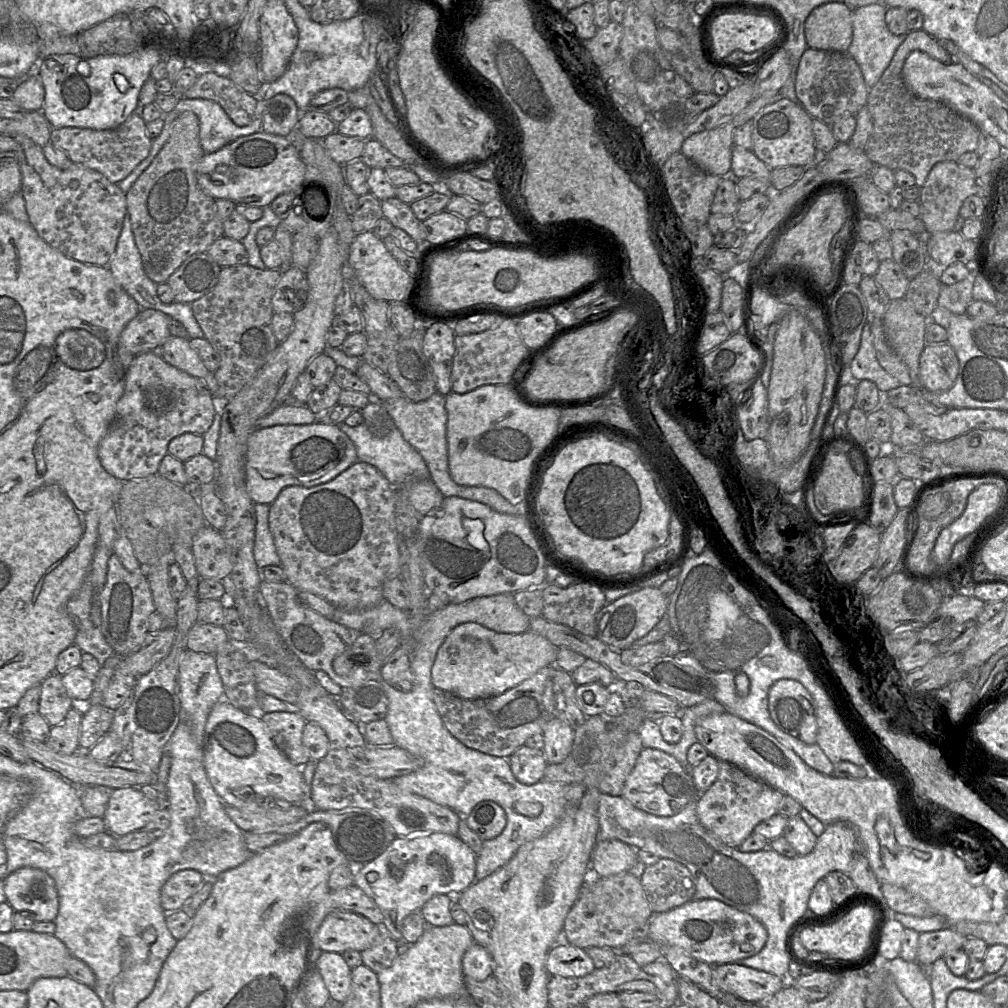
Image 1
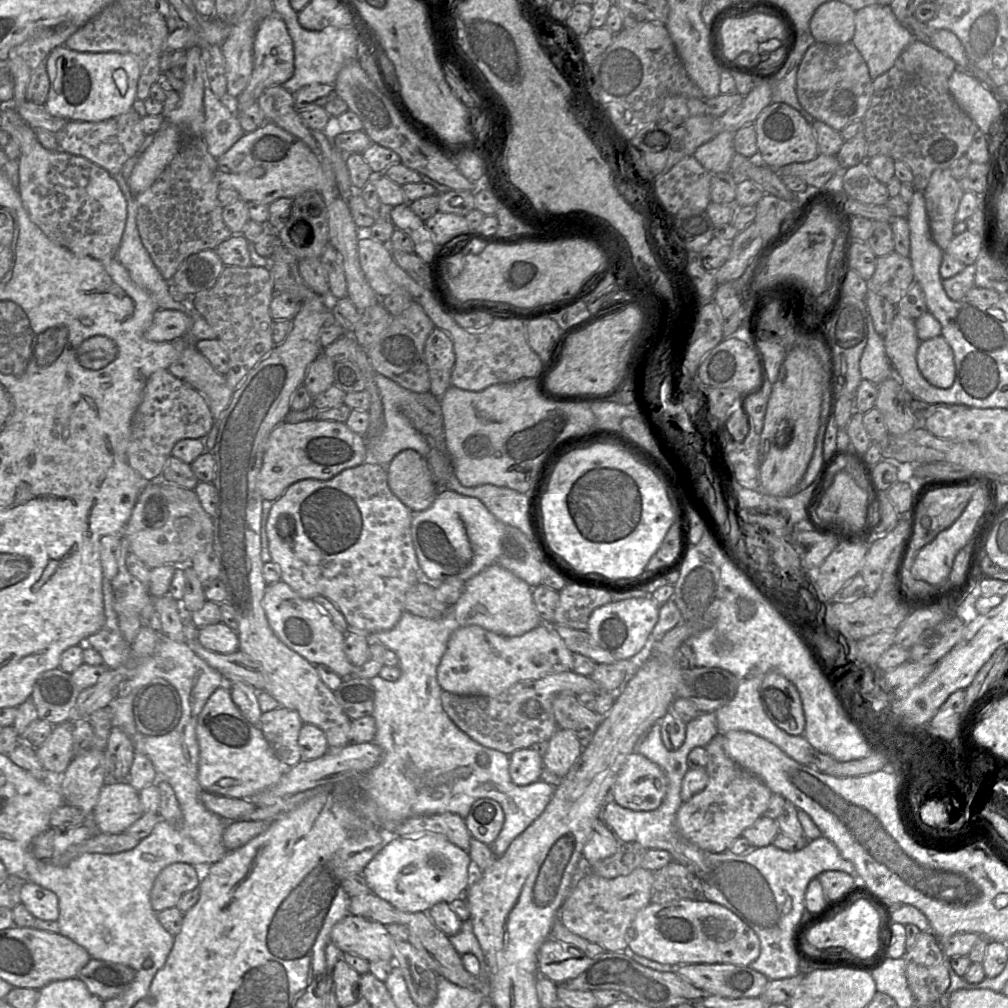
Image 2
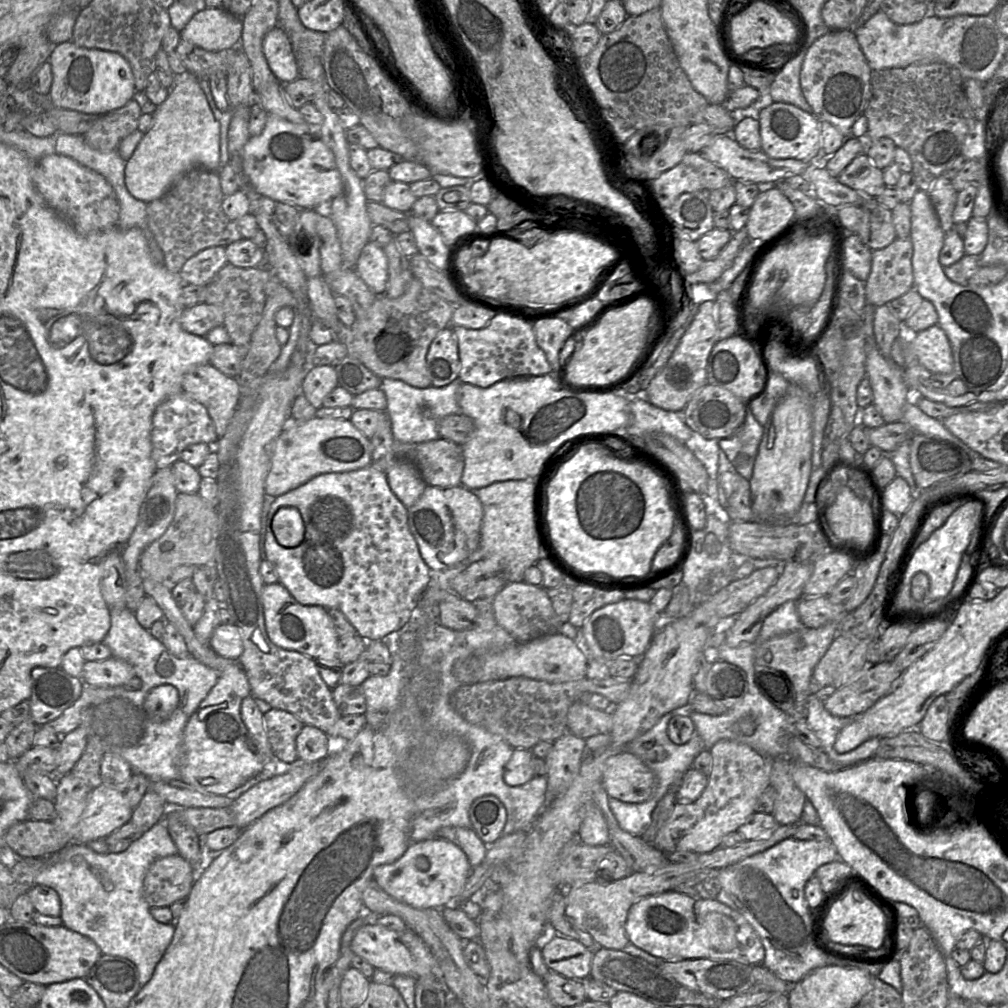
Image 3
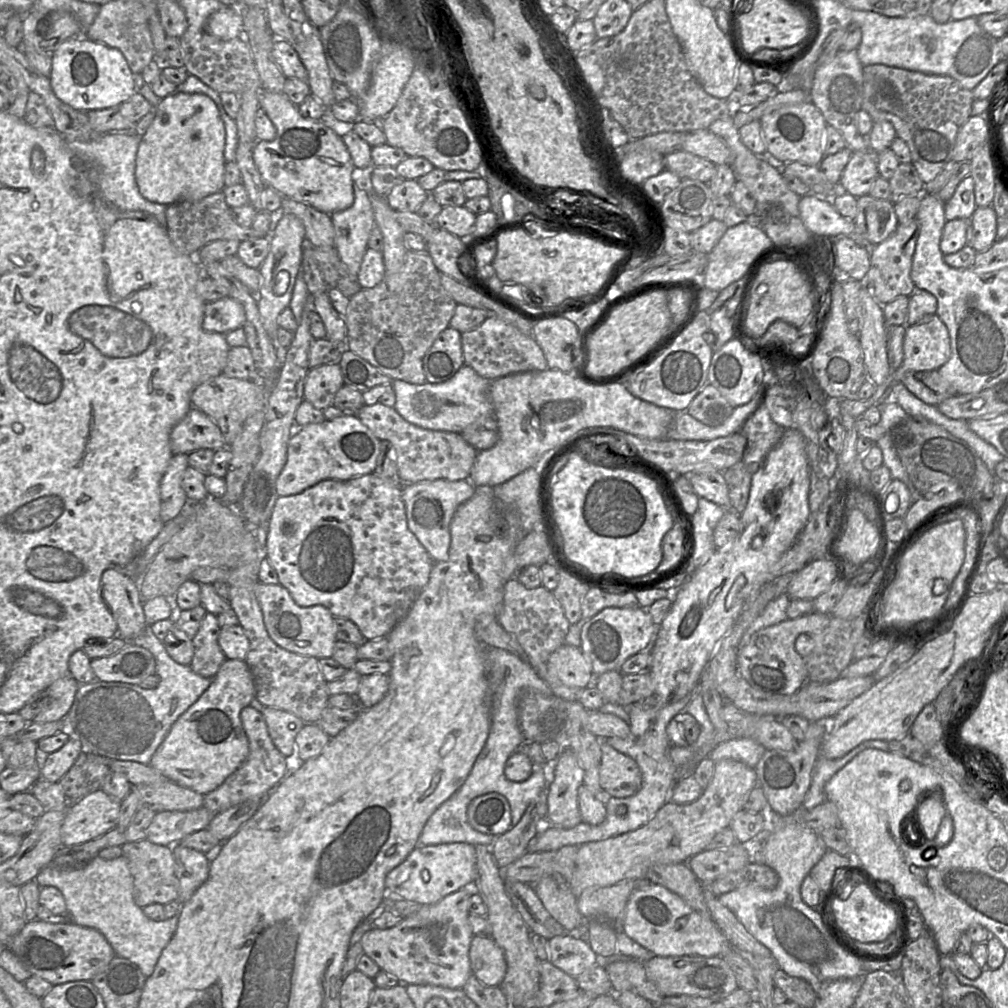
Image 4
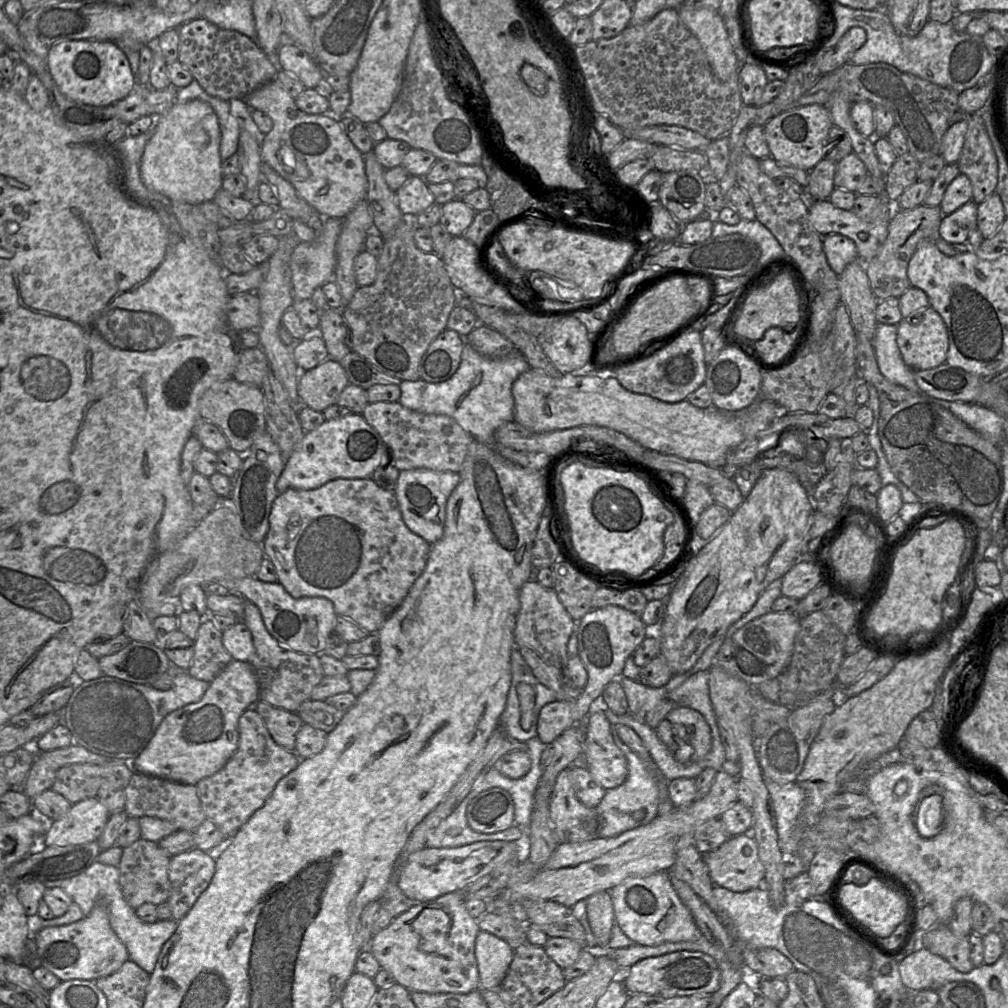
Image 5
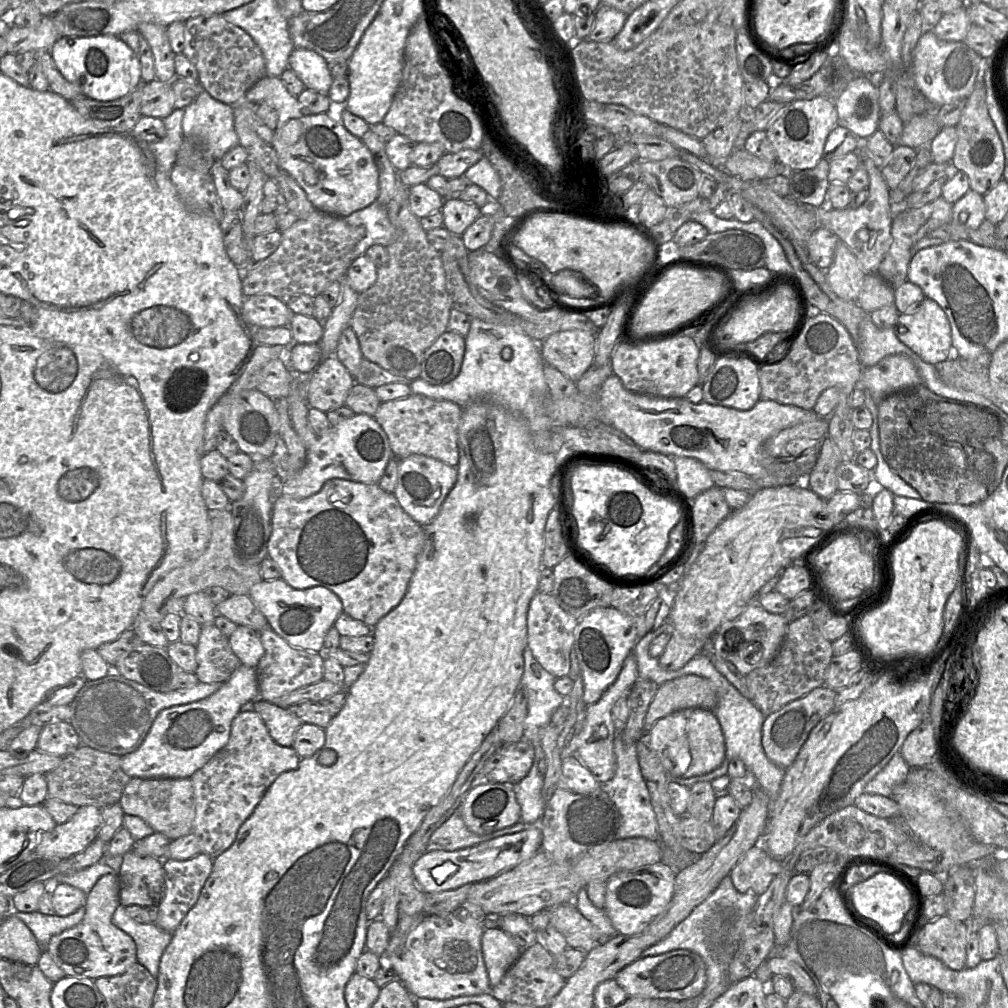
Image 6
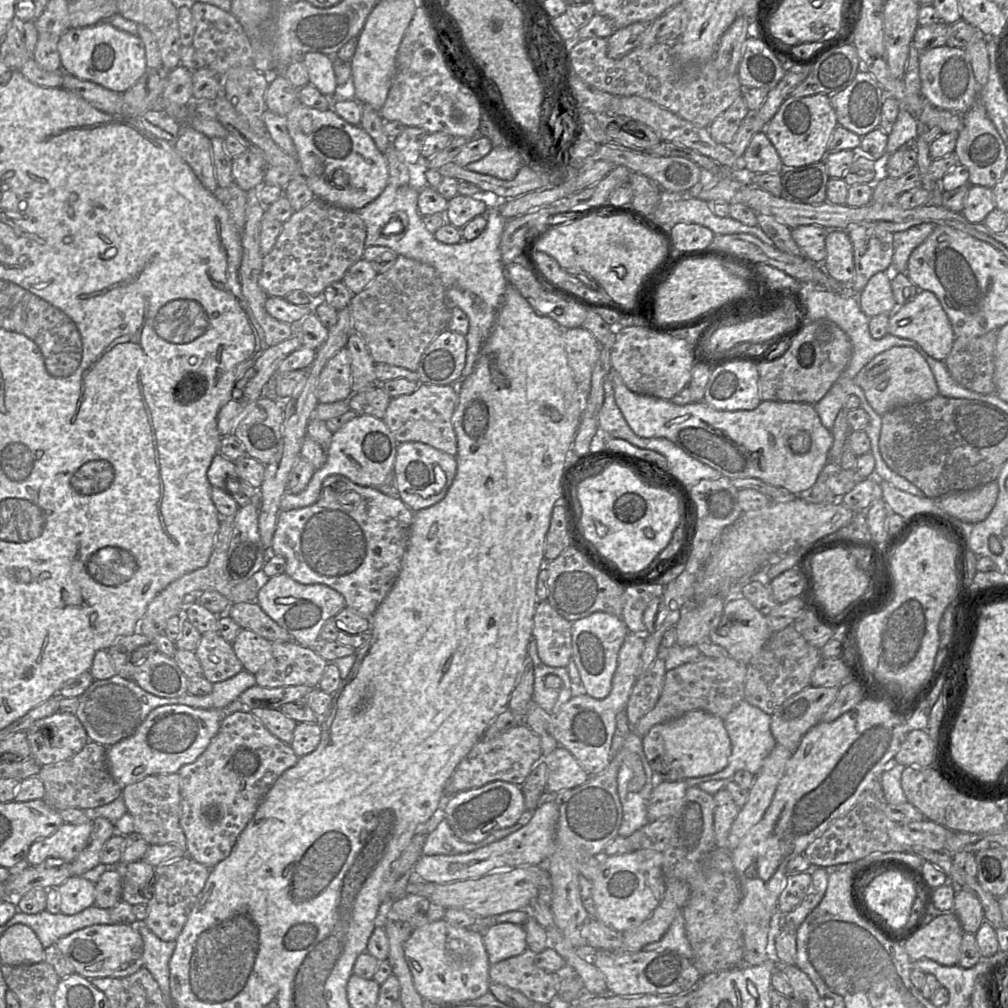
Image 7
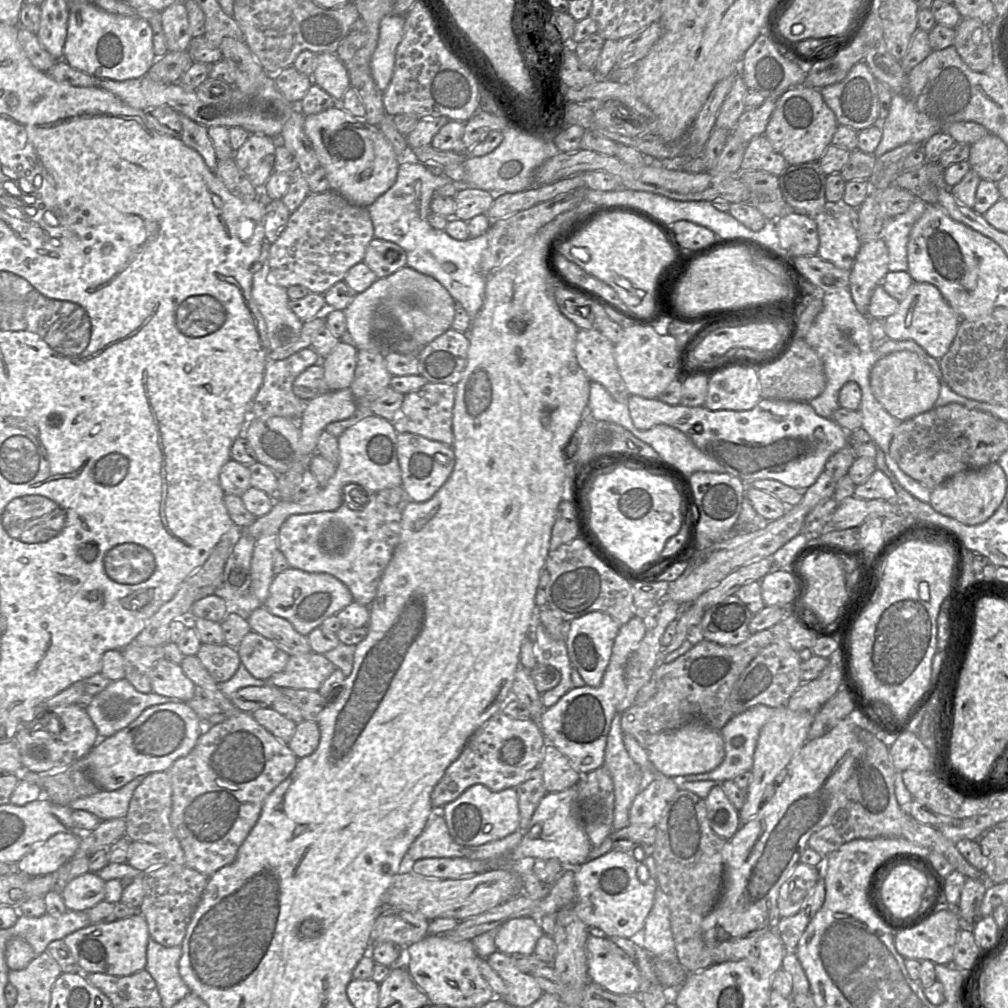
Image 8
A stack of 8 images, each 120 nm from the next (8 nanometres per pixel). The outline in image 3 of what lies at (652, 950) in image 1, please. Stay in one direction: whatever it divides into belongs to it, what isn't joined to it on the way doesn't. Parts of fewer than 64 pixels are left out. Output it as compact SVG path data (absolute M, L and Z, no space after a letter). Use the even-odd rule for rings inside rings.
M675 891L644 897L629 909L625 931L629 942L666 961L706 958L734 960L743 965L761 965L765 949L761 940L737 911L714 900L693 899Z

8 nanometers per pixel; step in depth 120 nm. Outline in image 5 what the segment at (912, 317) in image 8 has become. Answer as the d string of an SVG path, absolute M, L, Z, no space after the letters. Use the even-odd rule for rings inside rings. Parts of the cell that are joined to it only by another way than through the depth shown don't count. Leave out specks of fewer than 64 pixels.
M929 306L918 325L903 319L897 325L897 345L904 363L914 371L932 369L946 363L949 340L942 317Z

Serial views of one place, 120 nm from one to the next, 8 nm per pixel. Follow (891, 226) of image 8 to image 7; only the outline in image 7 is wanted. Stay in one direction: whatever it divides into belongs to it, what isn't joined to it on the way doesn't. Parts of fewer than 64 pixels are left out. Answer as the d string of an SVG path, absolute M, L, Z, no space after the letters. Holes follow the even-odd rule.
M923 223L905 231L894 234L894 255L892 258L892 273L906 273L908 260L913 252L933 232L936 225Z

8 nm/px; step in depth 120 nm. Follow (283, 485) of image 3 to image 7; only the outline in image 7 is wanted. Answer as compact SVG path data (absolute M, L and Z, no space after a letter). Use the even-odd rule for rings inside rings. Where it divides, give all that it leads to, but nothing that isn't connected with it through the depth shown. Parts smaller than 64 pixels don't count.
M357 415L333 433L327 450L326 463L315 470L309 484L300 493L286 492L280 503L280 511L305 508L314 504L320 495L322 482L330 475L342 475L353 483L365 487L379 487L394 472L397 441L382 419L372 415Z

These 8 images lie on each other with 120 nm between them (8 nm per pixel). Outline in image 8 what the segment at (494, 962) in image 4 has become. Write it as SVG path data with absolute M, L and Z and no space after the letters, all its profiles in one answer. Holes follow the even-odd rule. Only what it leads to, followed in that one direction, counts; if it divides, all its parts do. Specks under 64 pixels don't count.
M530 916L518 917L498 928L495 945L497 951L507 955L531 955L543 934L540 922Z

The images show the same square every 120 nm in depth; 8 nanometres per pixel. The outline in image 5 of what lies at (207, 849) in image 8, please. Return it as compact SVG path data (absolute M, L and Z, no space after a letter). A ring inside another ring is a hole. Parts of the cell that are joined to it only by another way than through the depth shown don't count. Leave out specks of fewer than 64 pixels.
M245 710L239 718L238 747L217 773L196 785L206 819L213 822L224 839L232 839L247 820L263 806L278 781L299 764L295 752L287 751L272 739L260 714Z

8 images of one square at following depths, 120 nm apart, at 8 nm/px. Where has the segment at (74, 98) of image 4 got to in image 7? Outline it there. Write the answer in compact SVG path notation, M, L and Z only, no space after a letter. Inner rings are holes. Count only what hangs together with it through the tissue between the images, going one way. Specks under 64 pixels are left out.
M107 21L67 30L59 39L58 52L64 73L118 93L131 88L147 71L145 46L141 38L119 30Z

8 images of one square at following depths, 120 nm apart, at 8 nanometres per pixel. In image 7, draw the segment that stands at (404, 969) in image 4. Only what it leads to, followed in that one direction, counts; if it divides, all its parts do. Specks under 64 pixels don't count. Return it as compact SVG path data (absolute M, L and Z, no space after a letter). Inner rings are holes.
M443 919L413 929L404 954L413 984L423 1000L437 1005L477 999L489 990L489 959L482 932L450 925Z

